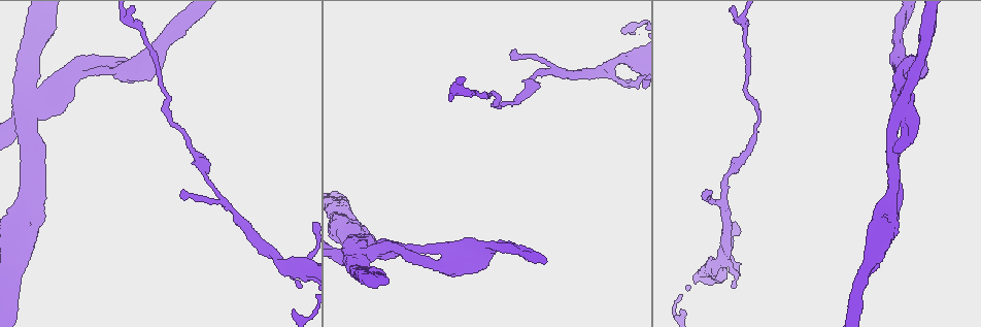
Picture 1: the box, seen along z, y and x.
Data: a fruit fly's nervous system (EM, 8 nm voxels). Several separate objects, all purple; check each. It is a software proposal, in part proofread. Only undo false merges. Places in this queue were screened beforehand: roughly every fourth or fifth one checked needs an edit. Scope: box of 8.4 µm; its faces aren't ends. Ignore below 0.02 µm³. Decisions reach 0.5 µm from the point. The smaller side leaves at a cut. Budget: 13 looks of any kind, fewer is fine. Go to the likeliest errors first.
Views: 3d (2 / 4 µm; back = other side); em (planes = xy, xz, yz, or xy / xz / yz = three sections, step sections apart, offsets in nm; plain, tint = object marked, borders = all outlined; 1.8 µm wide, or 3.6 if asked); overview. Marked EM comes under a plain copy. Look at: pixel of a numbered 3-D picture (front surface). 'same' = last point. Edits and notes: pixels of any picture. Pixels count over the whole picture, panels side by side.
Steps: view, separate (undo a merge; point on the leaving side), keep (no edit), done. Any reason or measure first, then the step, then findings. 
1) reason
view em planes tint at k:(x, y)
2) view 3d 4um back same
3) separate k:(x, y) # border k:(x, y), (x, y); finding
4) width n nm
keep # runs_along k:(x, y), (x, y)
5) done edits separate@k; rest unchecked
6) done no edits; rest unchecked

four or more arms meet
view 3d 2um at 1:(31, 104)

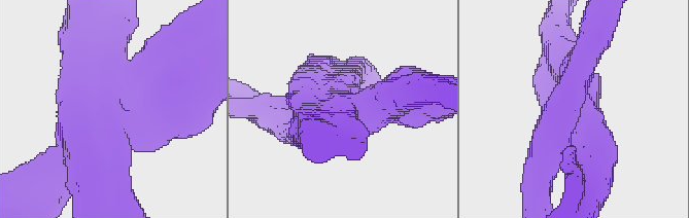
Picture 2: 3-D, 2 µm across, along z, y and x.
now the EM
view em 3.6um xz step 8 tint at 2:(119, 107)

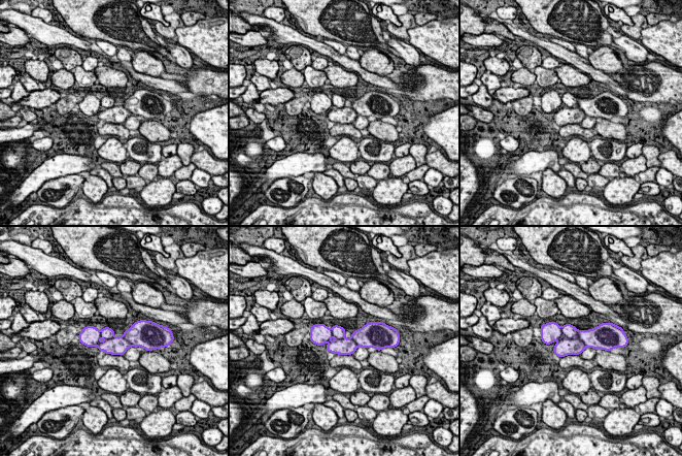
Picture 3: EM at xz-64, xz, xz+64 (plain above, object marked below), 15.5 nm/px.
view em 3.6um planes tint same

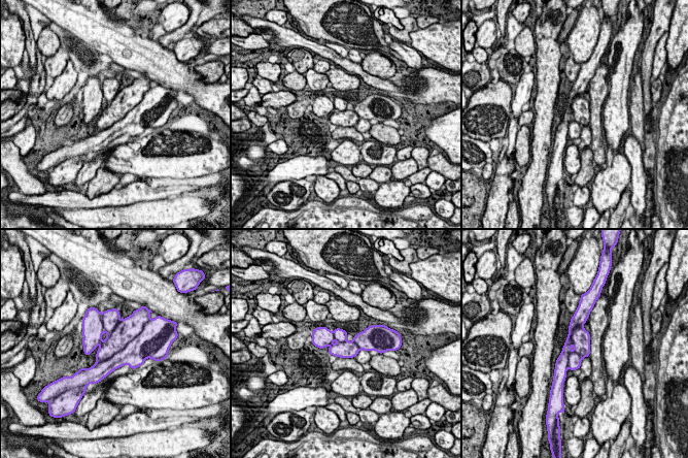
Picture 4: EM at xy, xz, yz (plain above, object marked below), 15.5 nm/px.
separate 4:(581, 338) # border 4:(582, 325), (573, 330), (572, 342); a second neuron is stuck on

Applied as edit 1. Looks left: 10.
redraw
view overview

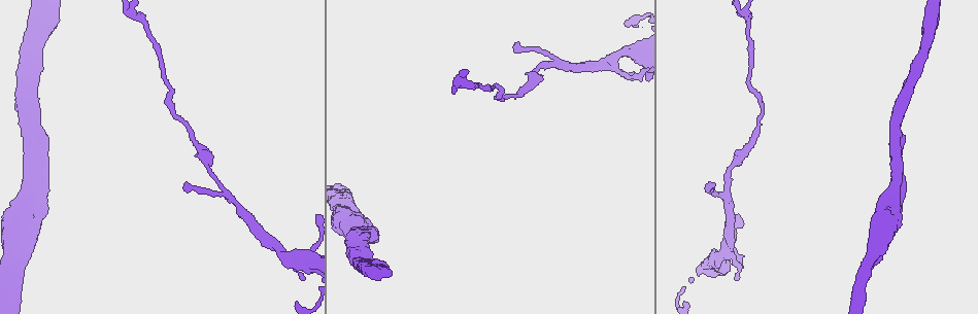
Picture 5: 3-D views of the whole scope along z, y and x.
three-way junction
view 3d 2um back at 5:(725, 257)

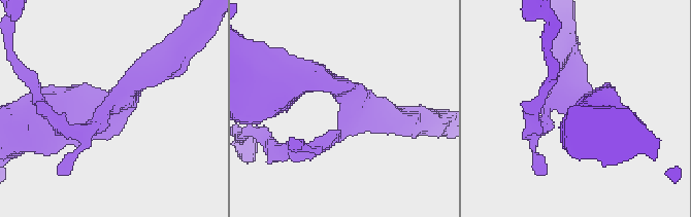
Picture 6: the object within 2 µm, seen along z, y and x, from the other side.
arms 3; need the tissue
view em planes tint at 6:(354, 107)

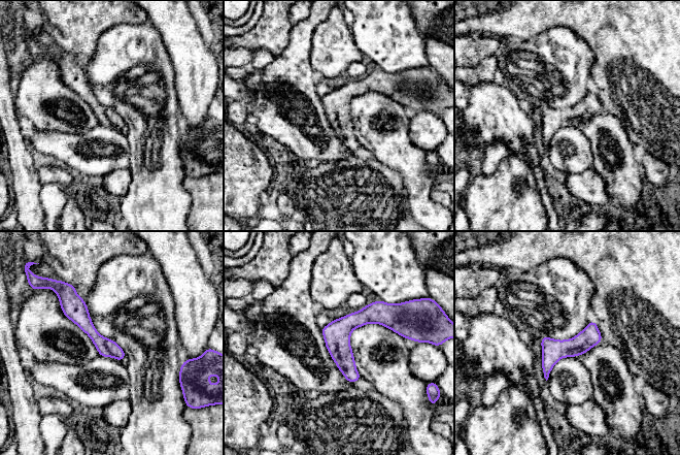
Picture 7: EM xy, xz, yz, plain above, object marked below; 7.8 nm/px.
width 140 nm
keep # runs_along 7:(69, 299), (89, 329), (121, 357); continuous, no second neuron

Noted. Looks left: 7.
view 3d 2um at 5:(33, 34)

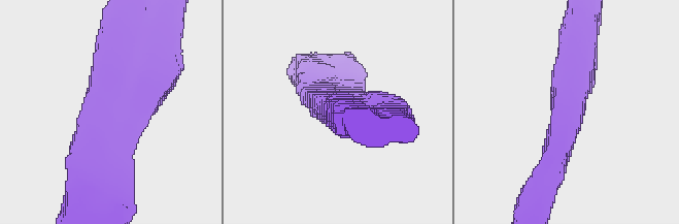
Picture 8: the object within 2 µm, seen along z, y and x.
arms 3; arm_widths 280, 280, 340 nm
view em yz step 8 tint at 8:(108, 106)

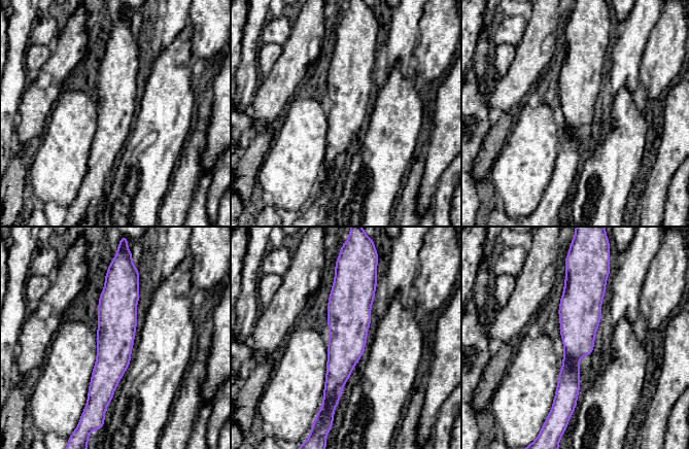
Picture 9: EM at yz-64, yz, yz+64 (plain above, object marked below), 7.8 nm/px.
view em xy step 4 borders same

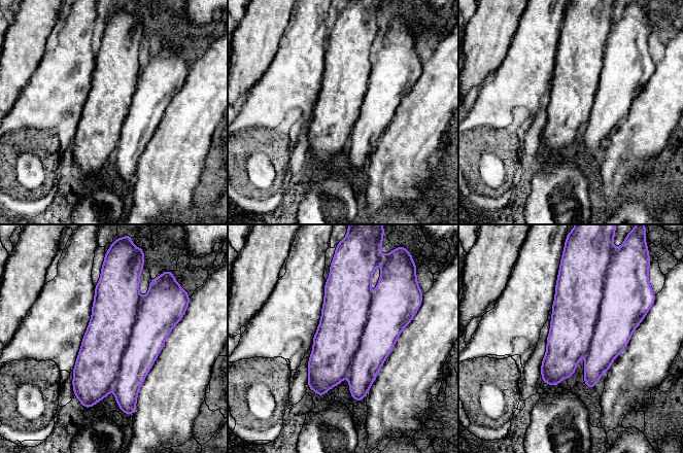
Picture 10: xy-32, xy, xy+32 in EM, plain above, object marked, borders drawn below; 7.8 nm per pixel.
keep # continuous, no second neuron

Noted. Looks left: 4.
view 3d 2um at 5:(458, 80)

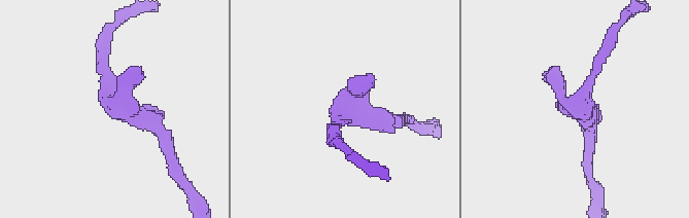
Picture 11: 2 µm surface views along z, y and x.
view em planes tint at 11:(352, 108)

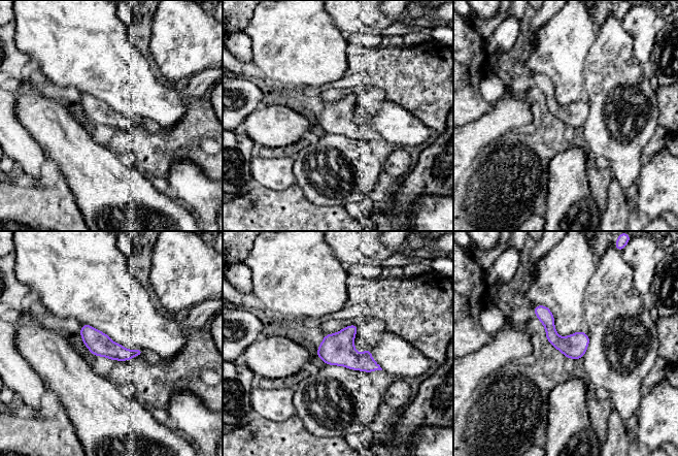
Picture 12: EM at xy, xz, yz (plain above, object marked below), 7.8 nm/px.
keep # runs_along 12:(536, 308), (550, 333), (579, 355); continuous, no second neuron

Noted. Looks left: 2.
calibre changes
view 3d 4um at 5:(881, 239)

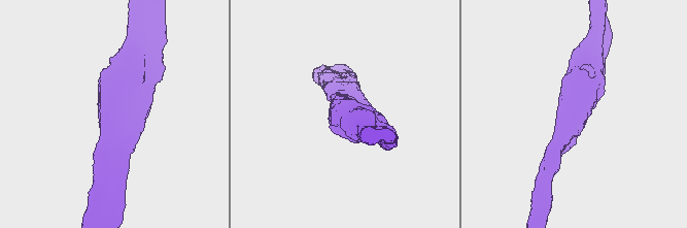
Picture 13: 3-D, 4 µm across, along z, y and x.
now the EM
view em 3.6um planes tint at 13:(573, 110)

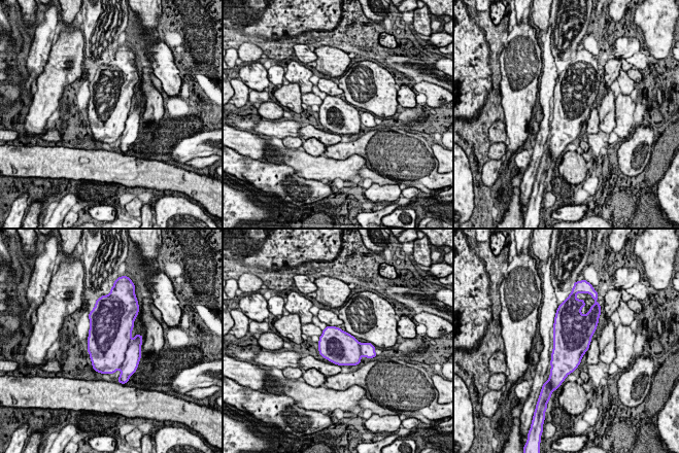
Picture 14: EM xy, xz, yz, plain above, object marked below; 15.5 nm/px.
keep # continuous, no second neuron

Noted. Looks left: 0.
done edits separate@4; rest unchecked

